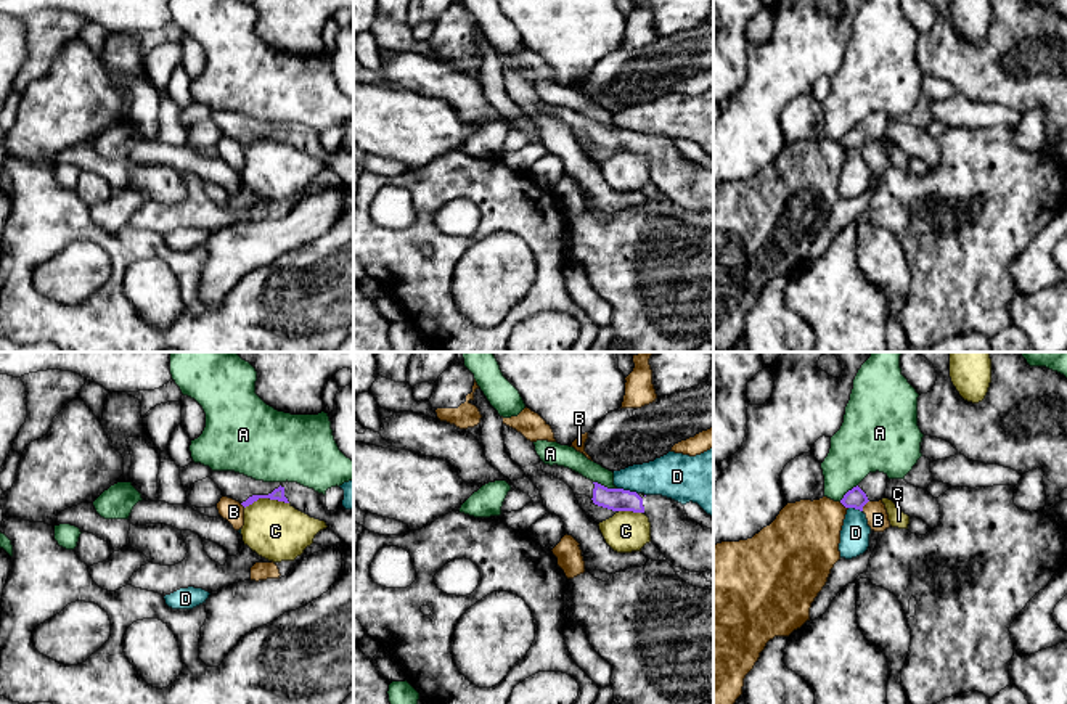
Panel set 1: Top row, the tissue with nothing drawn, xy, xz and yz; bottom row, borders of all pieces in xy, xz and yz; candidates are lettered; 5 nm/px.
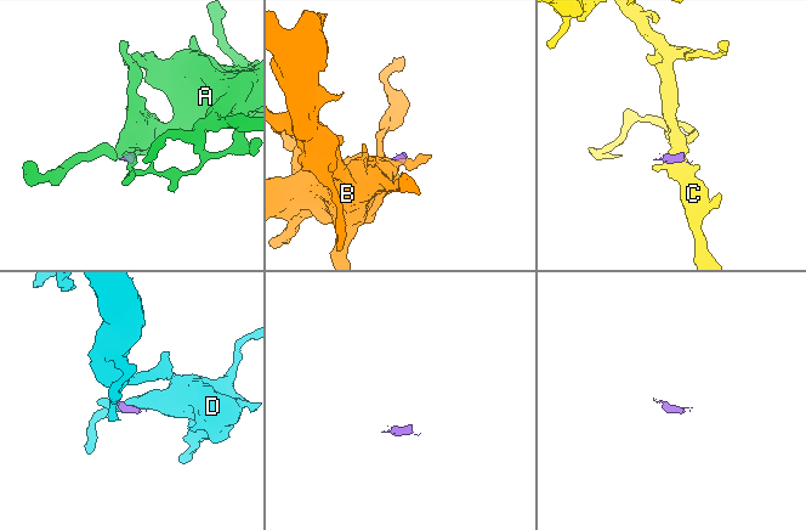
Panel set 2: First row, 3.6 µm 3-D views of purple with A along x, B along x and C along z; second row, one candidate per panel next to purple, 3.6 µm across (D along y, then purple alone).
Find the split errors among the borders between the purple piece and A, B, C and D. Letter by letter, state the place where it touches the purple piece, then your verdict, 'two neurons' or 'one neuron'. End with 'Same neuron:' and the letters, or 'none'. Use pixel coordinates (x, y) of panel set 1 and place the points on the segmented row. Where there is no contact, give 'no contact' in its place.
A: meets purple in xz at (603, 486); two neurons
B: meets purple in yz at (865, 503); two neurons
C: meets purple in xy at (265, 497); two neurons
D: meets purple in xz at (627, 491); two neurons
Same neuron: none

